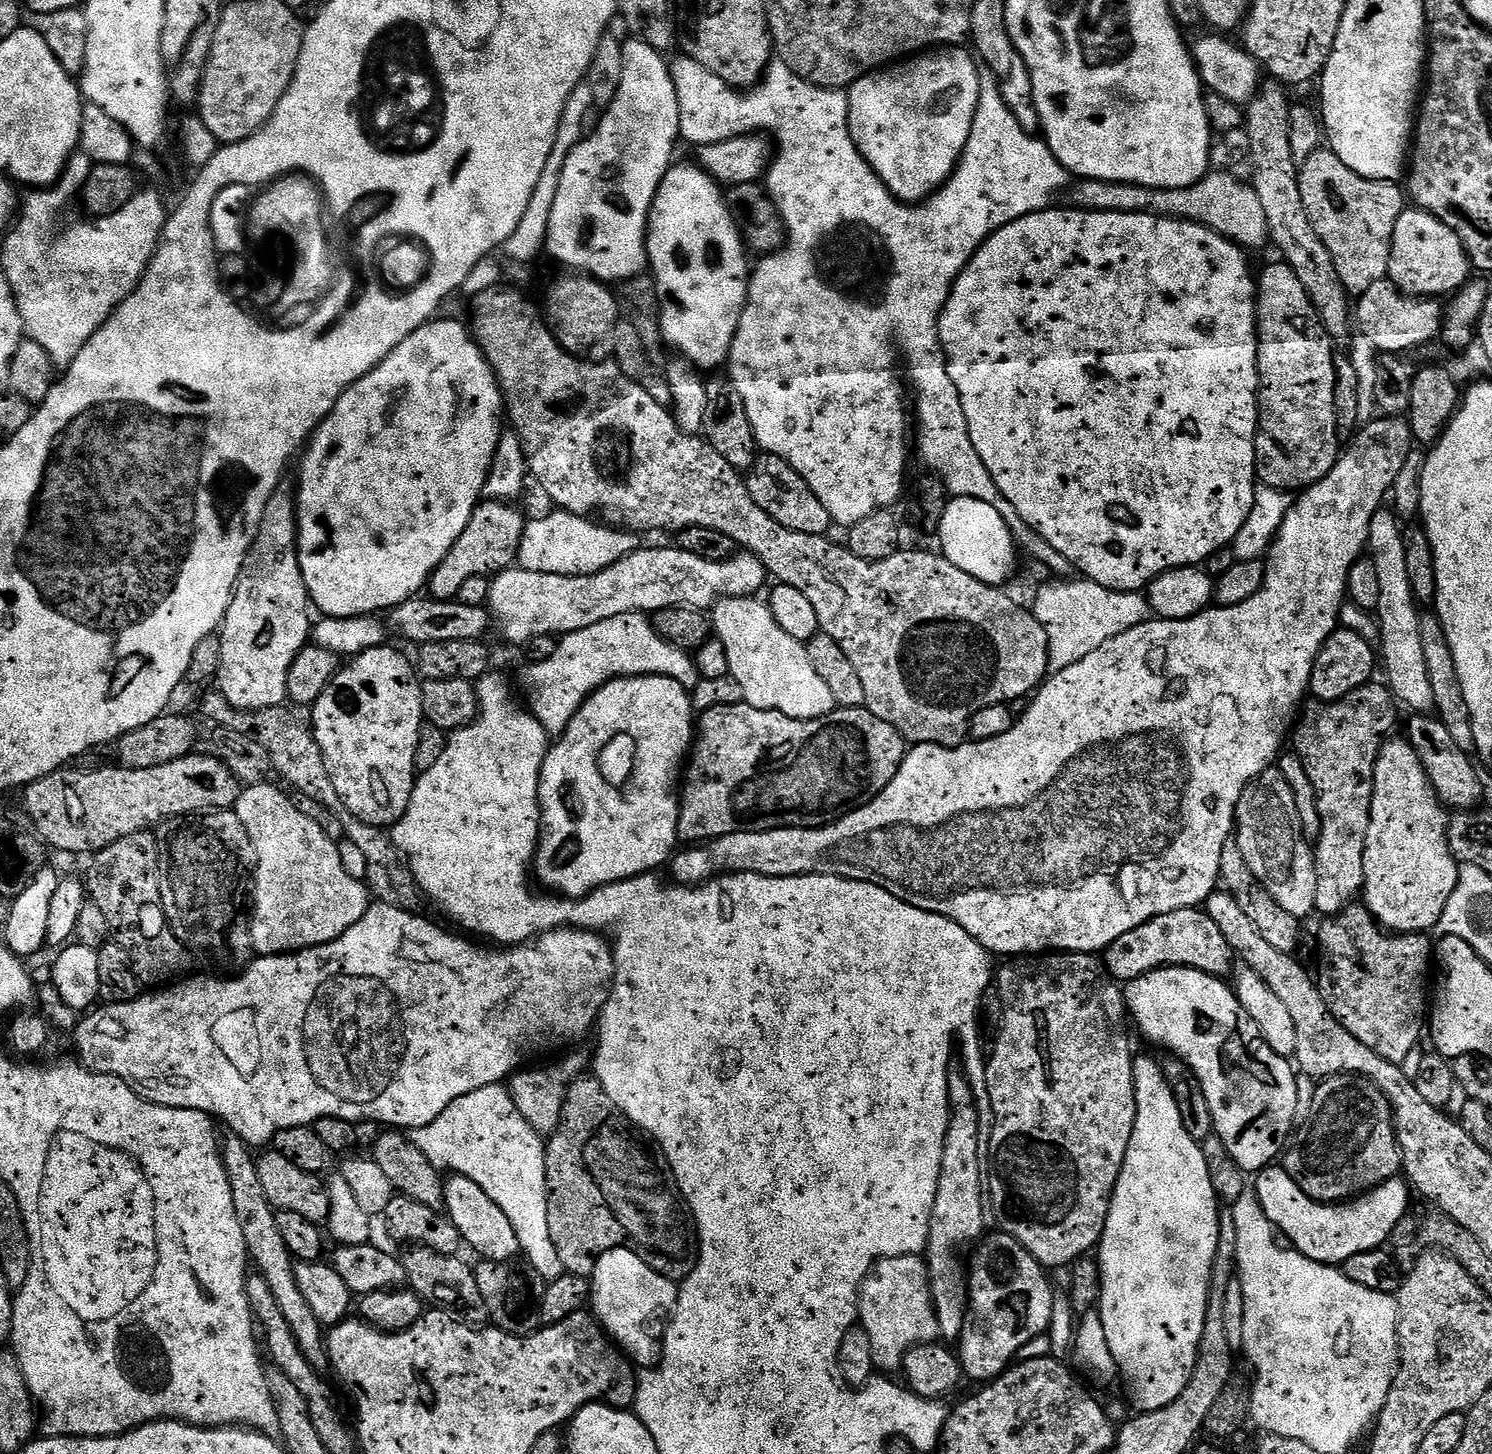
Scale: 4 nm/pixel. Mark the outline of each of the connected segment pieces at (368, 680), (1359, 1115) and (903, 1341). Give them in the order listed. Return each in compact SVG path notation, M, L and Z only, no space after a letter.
M391 646L371 648L351 657L310 708L312 735L322 750L322 758L330 774L330 782L334 782L334 790L338 790L344 805L362 822L376 828L387 829L403 818L416 785L416 751L420 733L426 724L421 683L413 661L411 664L402 653L395 652Z
M1331 1076L1329 1080L1319 1081L1313 1105L1303 1124L1295 1133L1294 1143L1283 1153L1282 1166L1312 1200L1322 1204L1347 1202L1401 1175L1404 1159L1396 1137L1392 1107L1377 1084L1371 1084L1363 1076Z
M895 1256L877 1262L860 1287L858 1324L866 1330L866 1334L870 1334L870 1350L874 1350L874 1362L881 1373L892 1372L895 1368L897 1371L903 1365L904 1355L914 1346L937 1343L941 1335L928 1281L927 1263L920 1256Z

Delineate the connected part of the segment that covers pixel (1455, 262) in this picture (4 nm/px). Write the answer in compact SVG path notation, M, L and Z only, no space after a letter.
M1405 207L1404 213L1398 218L1398 226L1394 226L1388 267L1388 279L1397 284L1401 292L1417 298L1448 298L1469 283L1471 276L1468 275L1473 275L1473 272L1472 261L1469 260L1468 252L1464 249L1457 232L1450 230L1450 226L1446 226L1441 220L1434 218L1434 214L1425 212L1423 208Z

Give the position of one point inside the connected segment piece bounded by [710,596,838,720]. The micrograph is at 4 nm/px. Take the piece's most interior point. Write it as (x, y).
(775, 672)

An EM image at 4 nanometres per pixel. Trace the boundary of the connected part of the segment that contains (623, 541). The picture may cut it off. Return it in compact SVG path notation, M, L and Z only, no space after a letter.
M552 510L549 516L540 516L537 520L529 519L524 525L524 537L520 543L519 567L550 574L593 576L636 551L638 541L633 533L592 522L591 519L563 510Z

